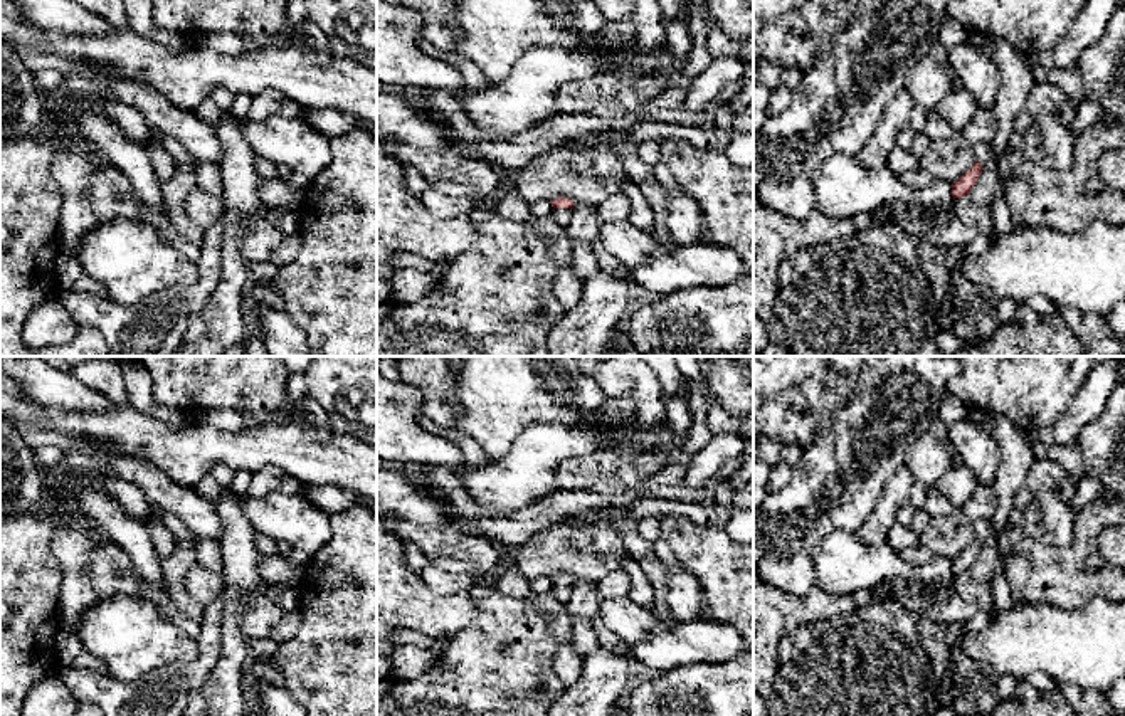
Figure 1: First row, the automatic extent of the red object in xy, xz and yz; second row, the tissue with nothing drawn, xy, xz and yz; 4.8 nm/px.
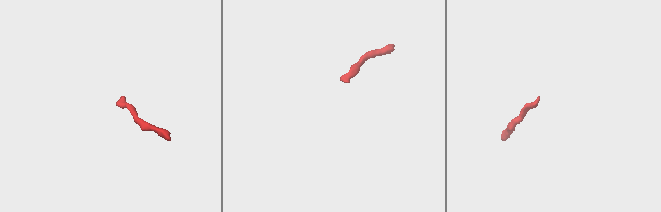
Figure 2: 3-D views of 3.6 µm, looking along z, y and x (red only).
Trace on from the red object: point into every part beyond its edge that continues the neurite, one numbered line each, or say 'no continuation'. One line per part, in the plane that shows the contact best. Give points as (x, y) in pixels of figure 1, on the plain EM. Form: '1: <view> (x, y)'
1: yz (981, 526)

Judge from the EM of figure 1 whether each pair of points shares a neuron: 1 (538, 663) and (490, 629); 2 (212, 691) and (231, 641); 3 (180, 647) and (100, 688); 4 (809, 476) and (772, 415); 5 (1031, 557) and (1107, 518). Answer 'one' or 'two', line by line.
1: one
2: one
3: two
4: two
5: one

